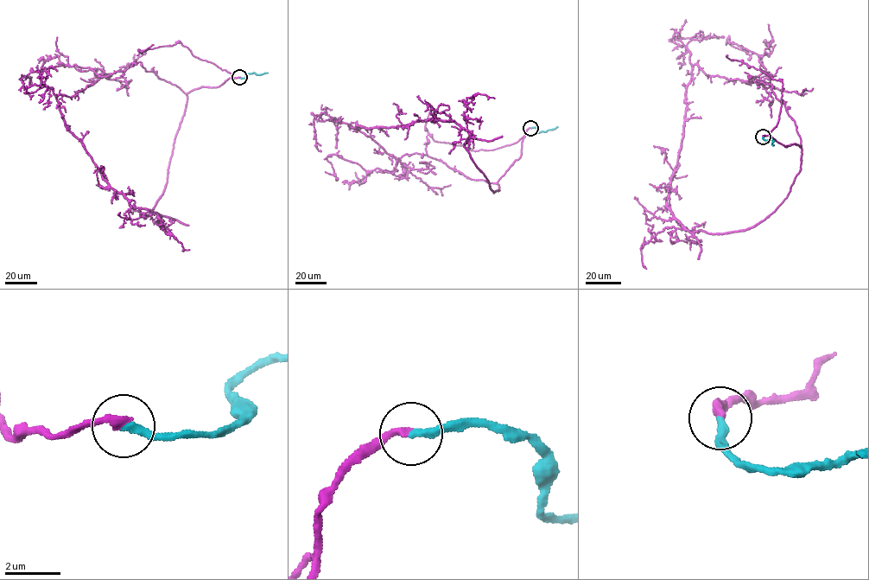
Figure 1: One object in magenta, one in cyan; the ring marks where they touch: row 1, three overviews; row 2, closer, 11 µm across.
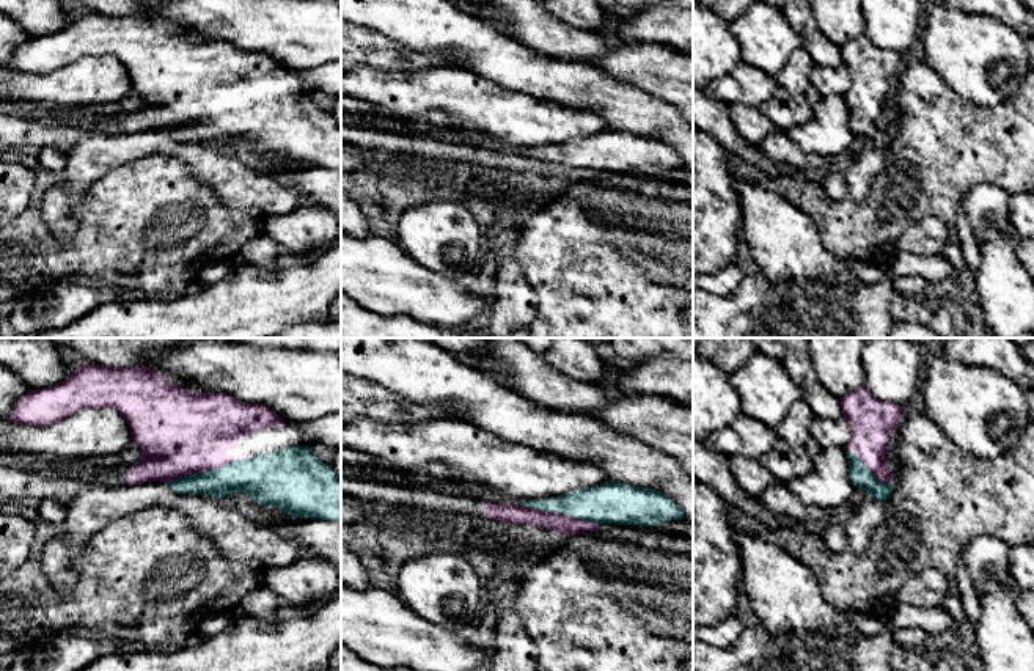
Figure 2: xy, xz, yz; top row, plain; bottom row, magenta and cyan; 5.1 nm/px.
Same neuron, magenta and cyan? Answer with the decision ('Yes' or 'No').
Yes

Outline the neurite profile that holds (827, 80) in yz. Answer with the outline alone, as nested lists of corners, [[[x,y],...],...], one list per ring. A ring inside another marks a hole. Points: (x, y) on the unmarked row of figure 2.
[[[814,64],[809,72],[809,82],[822,97],[830,94],[847,97],[850,90],[850,77],[844,64],[839,68]]]

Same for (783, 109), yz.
[[[778,85],[768,101],[761,104],[761,112],[778,130],[787,132],[794,126],[808,123],[812,116],[812,105],[805,94],[792,94]]]

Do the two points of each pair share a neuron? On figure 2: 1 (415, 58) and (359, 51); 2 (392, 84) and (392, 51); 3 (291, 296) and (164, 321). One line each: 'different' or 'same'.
1: same
2: different
3: same

